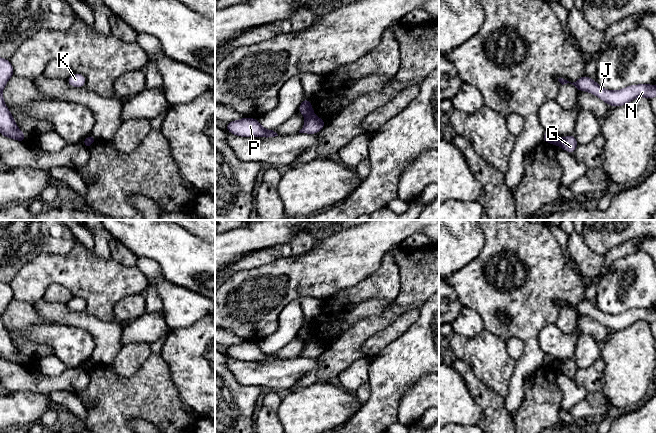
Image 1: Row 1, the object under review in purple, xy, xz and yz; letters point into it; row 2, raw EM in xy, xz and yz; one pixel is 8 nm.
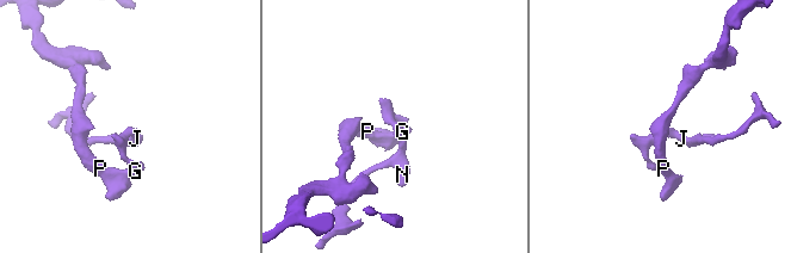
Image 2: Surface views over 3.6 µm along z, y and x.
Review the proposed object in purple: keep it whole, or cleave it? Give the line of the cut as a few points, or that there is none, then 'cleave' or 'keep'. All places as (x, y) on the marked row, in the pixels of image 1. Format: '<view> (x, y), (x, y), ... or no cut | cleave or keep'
xz (313, 114), (306, 118) | cleave

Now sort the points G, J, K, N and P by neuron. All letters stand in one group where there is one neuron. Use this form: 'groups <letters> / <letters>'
groups G P / J K N

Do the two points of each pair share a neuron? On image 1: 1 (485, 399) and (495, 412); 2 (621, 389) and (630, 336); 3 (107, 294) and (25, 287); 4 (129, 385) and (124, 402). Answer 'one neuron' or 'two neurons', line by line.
1: one neuron
2: one neuron
3: one neuron
4: one neuron

